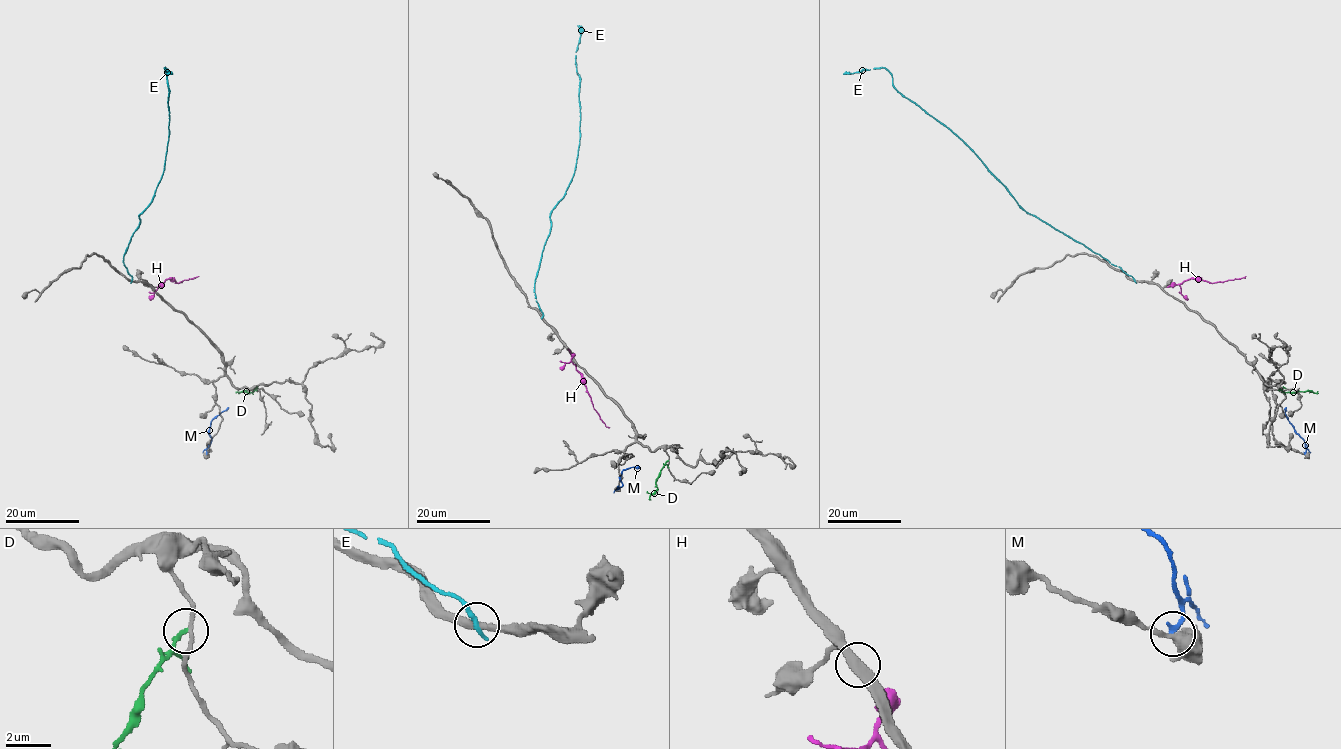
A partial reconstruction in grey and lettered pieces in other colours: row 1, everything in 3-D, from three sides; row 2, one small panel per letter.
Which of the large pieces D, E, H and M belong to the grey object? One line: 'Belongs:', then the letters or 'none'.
Belongs: H

